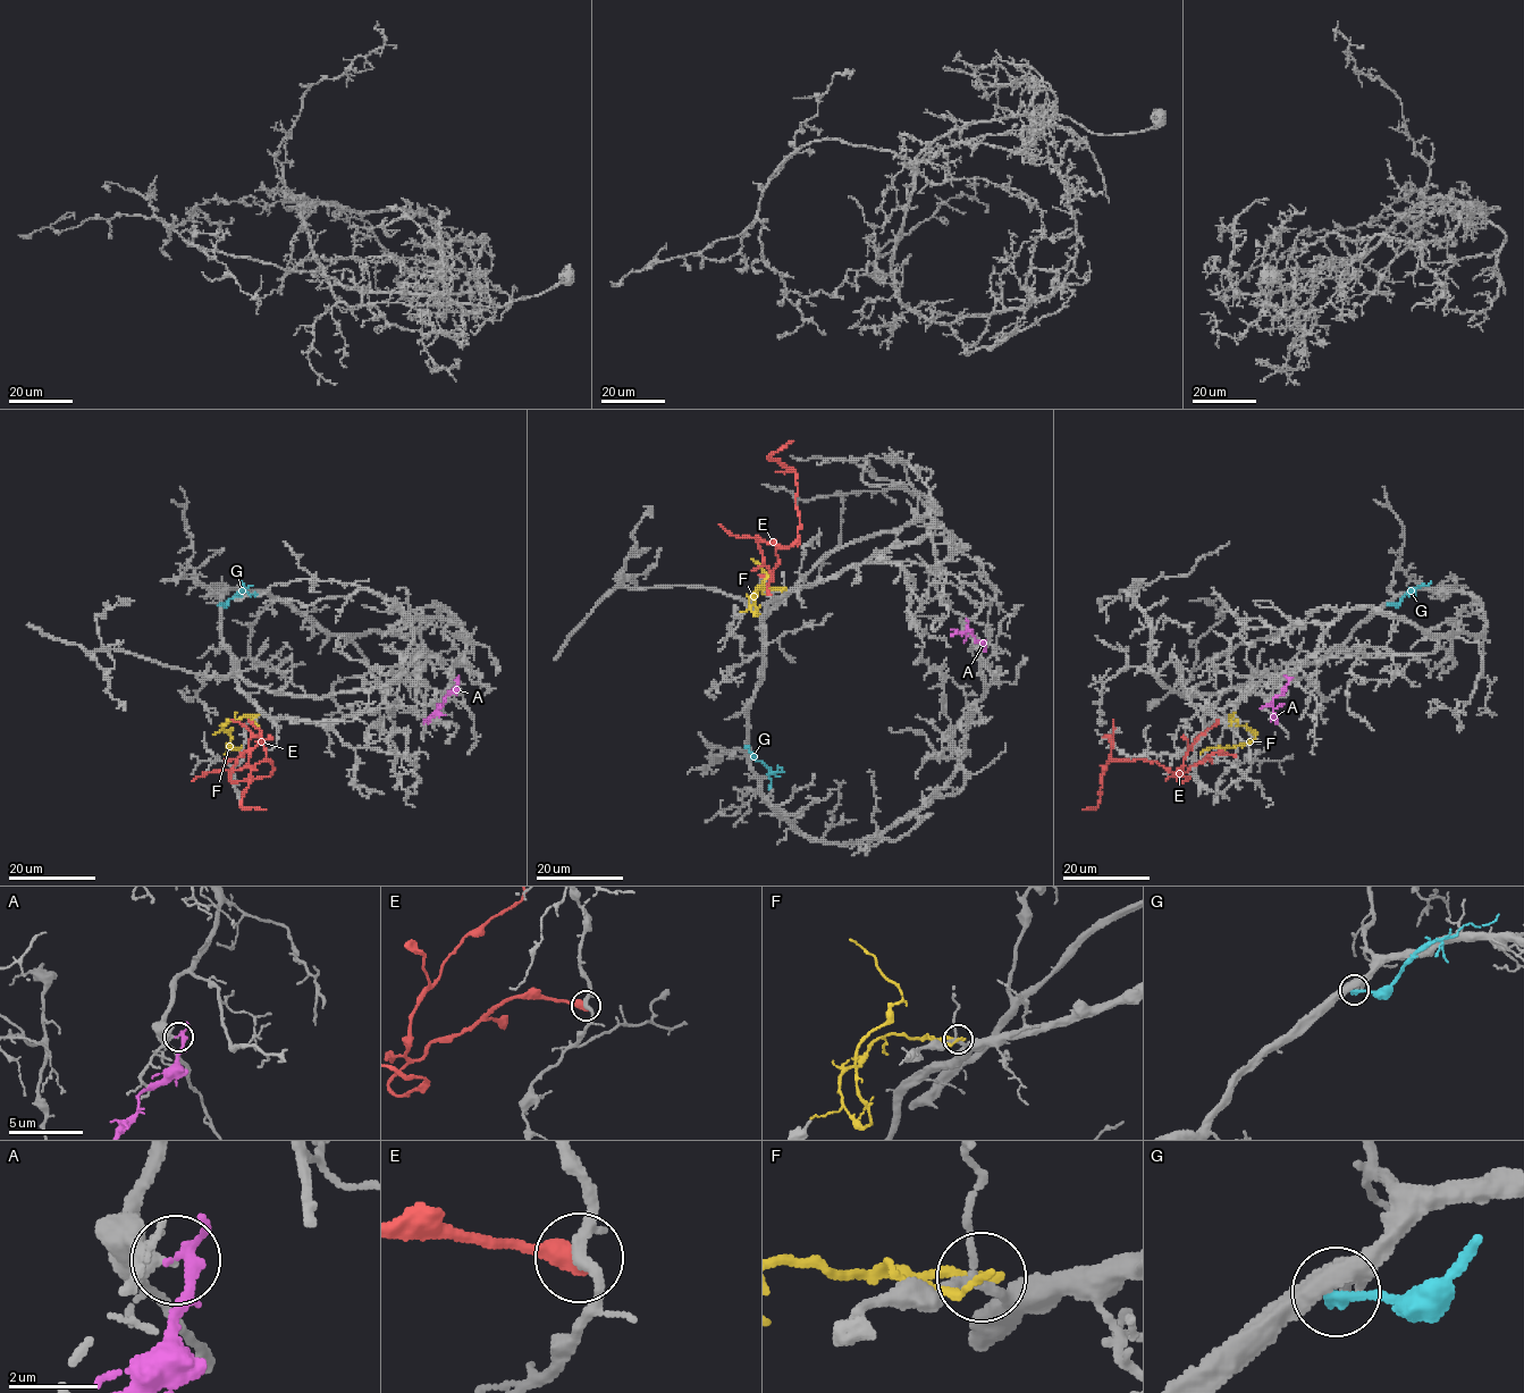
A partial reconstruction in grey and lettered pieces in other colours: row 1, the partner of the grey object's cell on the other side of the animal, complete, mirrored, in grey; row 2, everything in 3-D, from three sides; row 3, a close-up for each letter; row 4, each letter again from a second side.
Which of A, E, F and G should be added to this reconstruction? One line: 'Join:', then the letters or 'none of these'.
Join: none of these

